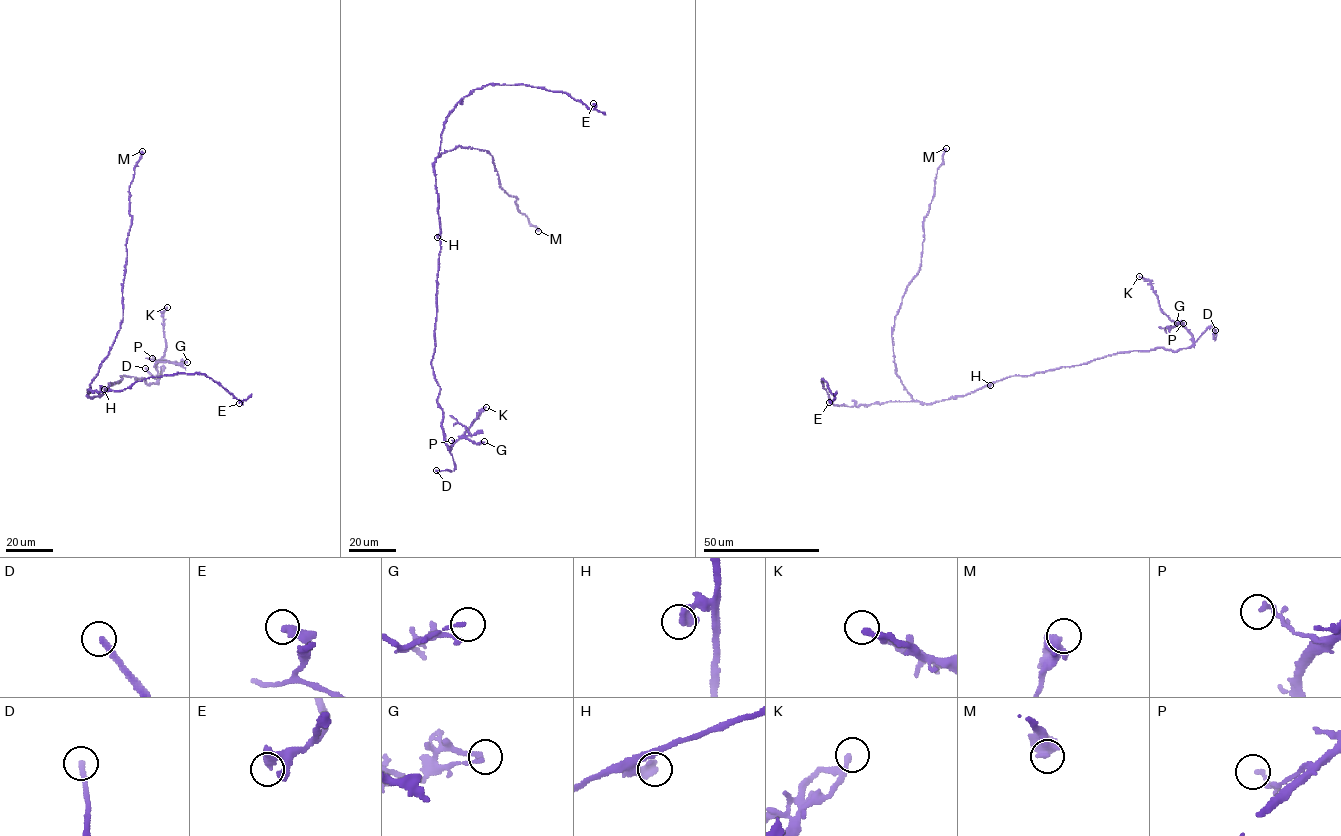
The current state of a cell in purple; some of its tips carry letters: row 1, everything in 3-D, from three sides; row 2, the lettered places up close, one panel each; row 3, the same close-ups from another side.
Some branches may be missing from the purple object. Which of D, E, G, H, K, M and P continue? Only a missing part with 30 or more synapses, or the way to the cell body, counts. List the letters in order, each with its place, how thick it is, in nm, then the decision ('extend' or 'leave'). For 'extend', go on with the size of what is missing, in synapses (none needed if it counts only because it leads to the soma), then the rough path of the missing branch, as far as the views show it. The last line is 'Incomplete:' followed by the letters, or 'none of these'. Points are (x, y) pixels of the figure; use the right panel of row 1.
D: at (1215, 330); 240 nm thick; extend; missing branch runs (1215, 330), (1229, 324), (1238, 314), (1238, 305)
E: at (829, 402); 400 nm thick; leave
G: at (1177, 323); 140 nm thick; leave
H: at (990, 385); 380 nm thick; leave
K: at (1139, 276); 180 nm thick; leave
M: at (946, 148); 650 nm thick; leave
P: at (1183, 323); 190 nm thick; leave
Incomplete: D

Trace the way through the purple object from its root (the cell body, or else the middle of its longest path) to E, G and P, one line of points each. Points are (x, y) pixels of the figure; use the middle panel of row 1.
E: (439, 215), (433, 163), (443, 123), (474, 89), (523, 84), (565, 92), (590, 109), (593, 103)
G: (439, 215), (431, 362), (440, 388), (442, 431), (450, 450), (462, 437), (484, 441)
P: (439, 215), (432, 368), (450, 450), (455, 441), (451, 440)

